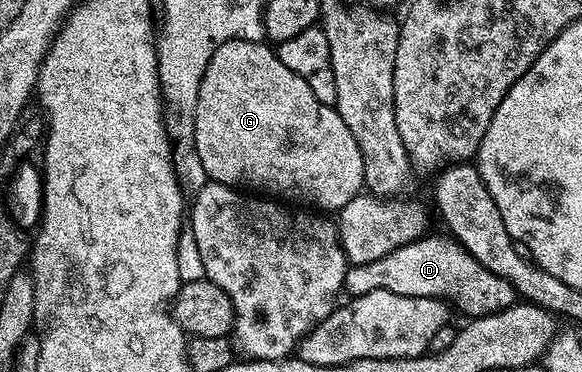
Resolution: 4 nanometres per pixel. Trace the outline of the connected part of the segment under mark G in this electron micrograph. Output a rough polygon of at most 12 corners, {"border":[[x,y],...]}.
{"border":[[277,50],[212,53],[192,108],[207,180],[337,213],[360,145]]}

